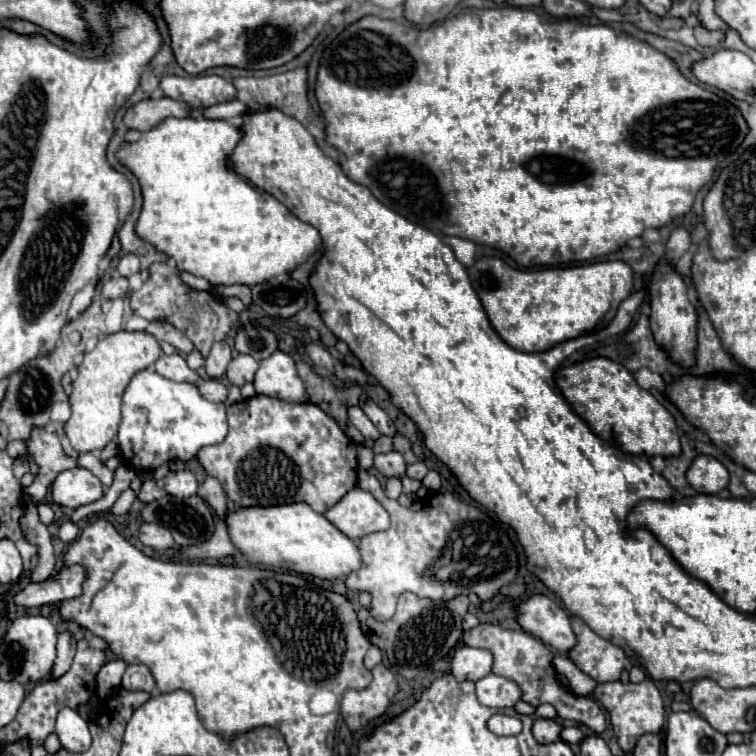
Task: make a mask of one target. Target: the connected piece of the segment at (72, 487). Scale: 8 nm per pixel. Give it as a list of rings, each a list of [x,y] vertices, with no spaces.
[[[76,466],[58,474],[52,484],[52,498],[60,506],[80,508],[102,498],[102,484],[90,470]]]

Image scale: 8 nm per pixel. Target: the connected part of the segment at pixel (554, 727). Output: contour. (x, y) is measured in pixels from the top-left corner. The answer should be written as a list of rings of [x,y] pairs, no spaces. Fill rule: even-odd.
[[[536,718],[532,724],[532,734],[536,738],[536,742],[540,744],[548,744],[560,738],[560,730],[562,726],[556,720],[544,720],[544,718]]]

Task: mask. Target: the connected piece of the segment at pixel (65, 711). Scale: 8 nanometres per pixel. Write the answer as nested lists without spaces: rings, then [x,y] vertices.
[[[62,708],[56,720],[56,734],[62,738],[62,746],[70,752],[84,752],[92,744],[88,722],[72,708]]]

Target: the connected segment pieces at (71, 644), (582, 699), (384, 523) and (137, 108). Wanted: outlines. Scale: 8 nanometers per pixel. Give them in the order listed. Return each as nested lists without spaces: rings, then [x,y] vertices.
[[[68,630],[60,632],[58,634],[58,656],[56,656],[56,662],[52,668],[52,678],[60,678],[60,674],[64,674],[68,670],[74,654],[76,654],[76,638]]]
[[[480,624],[480,626],[464,632],[464,644],[492,650],[492,654],[494,654],[492,672],[516,682],[522,690],[524,702],[528,702],[532,706],[548,702],[556,708],[556,712],[562,720],[574,720],[574,722],[586,724],[596,734],[600,734],[604,730],[604,726],[606,726],[604,714],[602,714],[598,702],[592,696],[578,696],[578,694],[570,692],[568,688],[560,686],[560,682],[556,680],[556,670],[552,666],[552,652],[536,636],[532,636],[528,632],[504,630],[504,628],[494,626],[494,624]]]
[[[358,486],[352,488],[332,508],[328,508],[324,518],[330,520],[350,540],[358,540],[362,534],[366,536],[372,532],[388,530],[390,526],[388,512],[376,502],[376,498],[372,498],[372,494],[360,490]]]
[[[160,98],[160,100],[142,100],[138,104],[134,104],[132,108],[126,110],[122,122],[128,128],[146,132],[150,128],[154,128],[156,124],[160,124],[164,118],[186,118],[190,114],[190,106],[180,102],[180,100],[172,100],[172,98]]]

